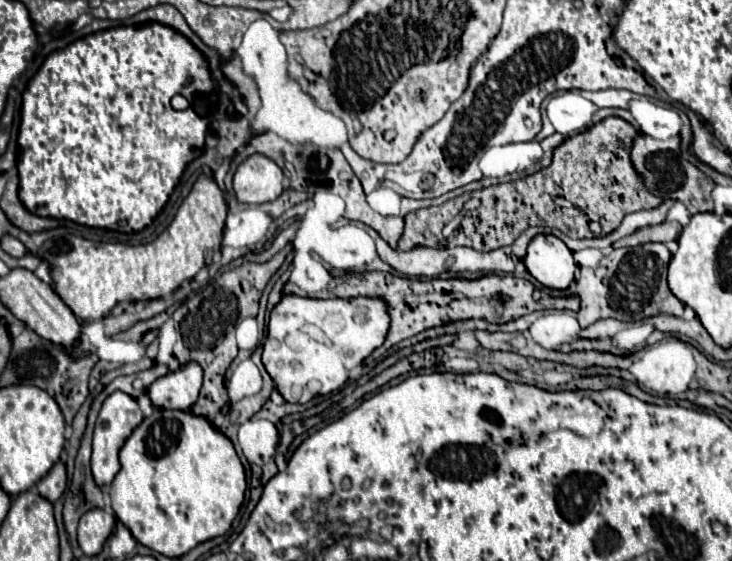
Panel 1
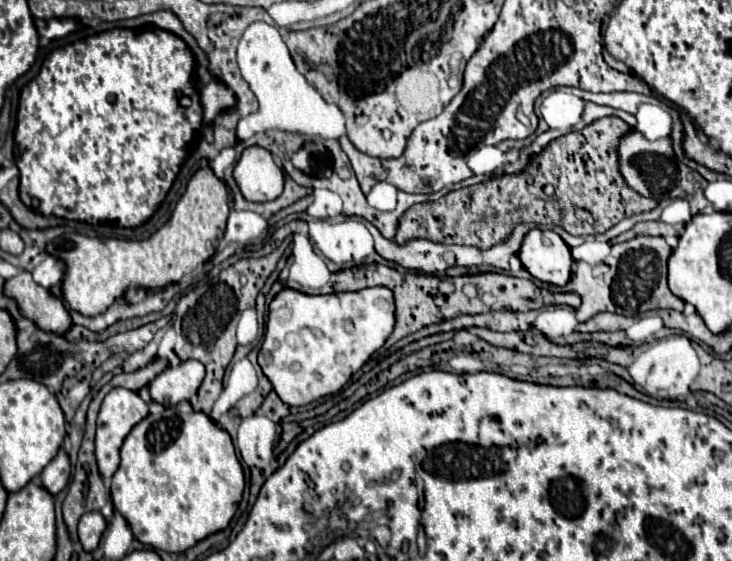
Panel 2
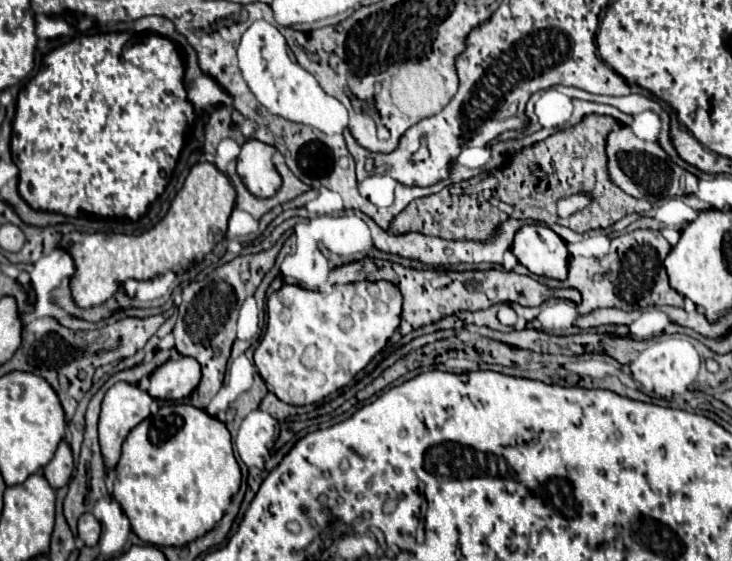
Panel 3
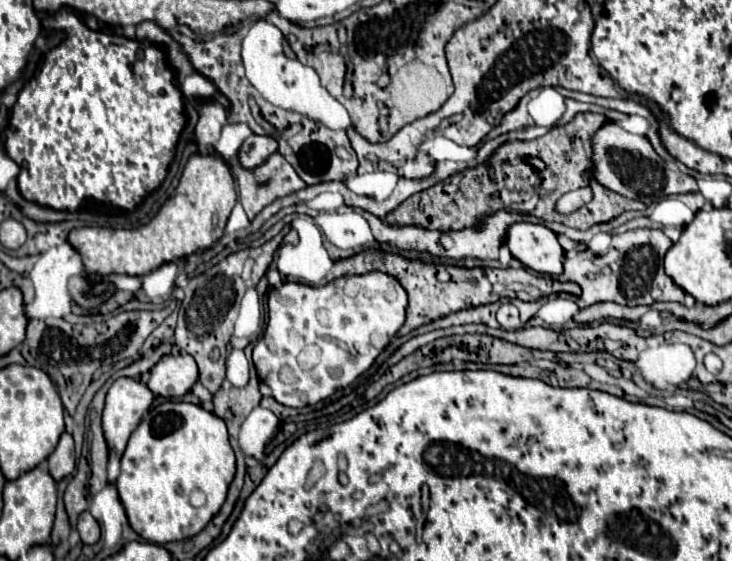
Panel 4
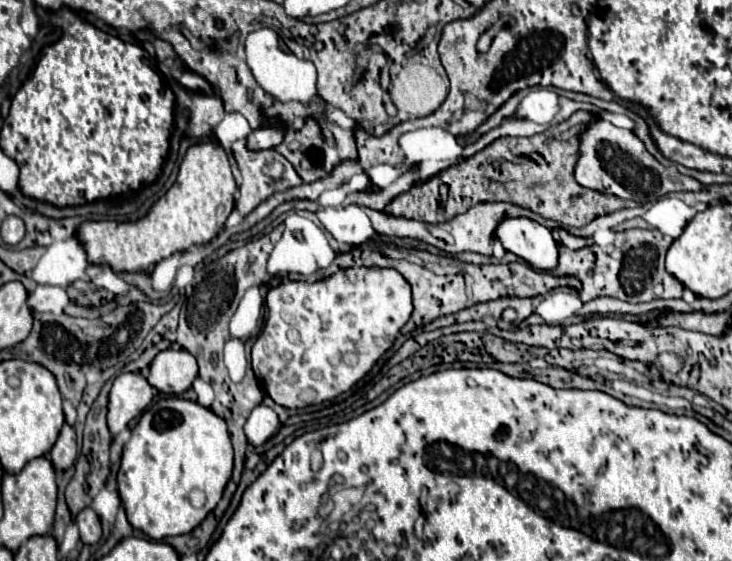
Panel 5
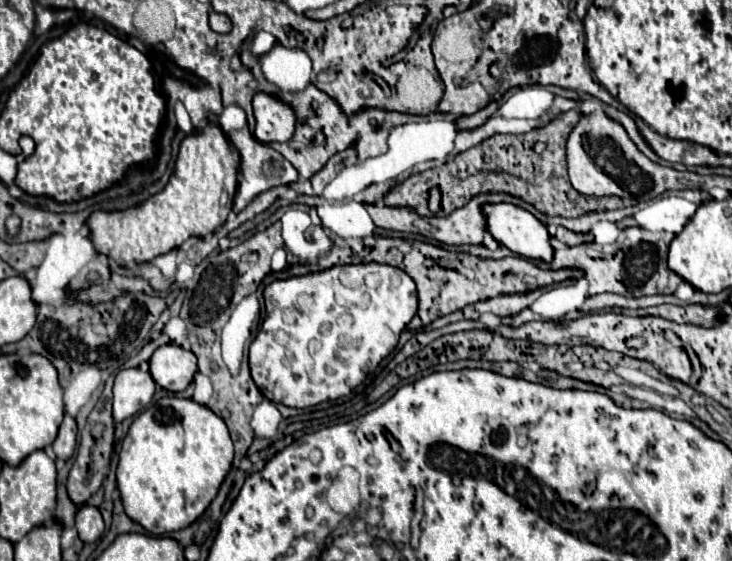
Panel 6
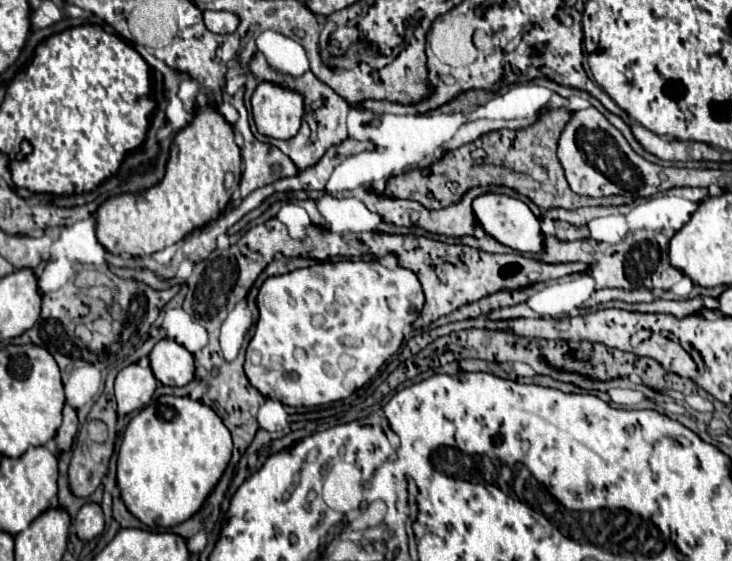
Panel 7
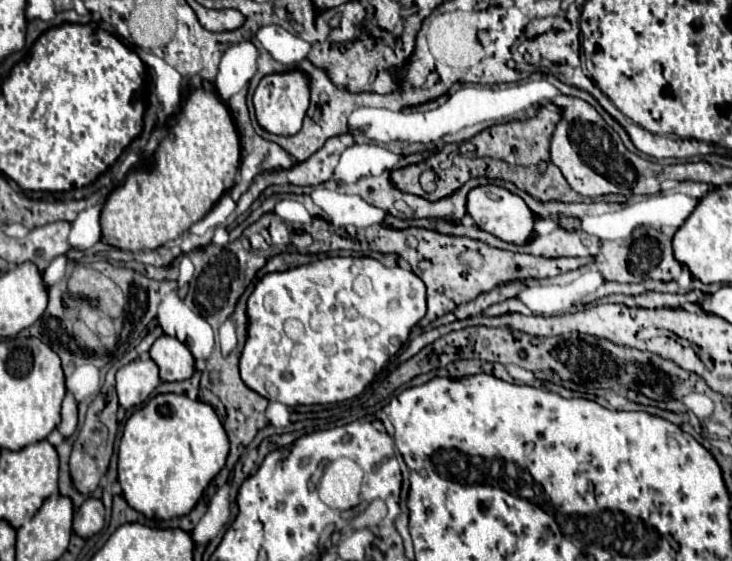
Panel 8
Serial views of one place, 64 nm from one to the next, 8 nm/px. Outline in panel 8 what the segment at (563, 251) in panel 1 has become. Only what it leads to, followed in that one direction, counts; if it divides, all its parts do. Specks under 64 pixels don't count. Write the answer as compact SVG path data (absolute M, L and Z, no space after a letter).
M486 184L486 186L476 186L468 192L468 202L466 202L468 214L476 222L478 228L514 244L522 244L532 236L532 224L534 224L534 214L526 206L526 202L518 196L512 194L510 190L496 186L496 184Z

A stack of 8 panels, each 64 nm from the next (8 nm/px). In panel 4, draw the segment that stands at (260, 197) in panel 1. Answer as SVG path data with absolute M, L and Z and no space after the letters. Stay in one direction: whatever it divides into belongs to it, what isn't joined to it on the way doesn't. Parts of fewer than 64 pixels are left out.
M252 134L252 136L248 136L244 140L238 158L240 158L240 164L244 168L254 168L254 166L262 164L276 150L278 150L278 142L276 140L270 140L270 136Z

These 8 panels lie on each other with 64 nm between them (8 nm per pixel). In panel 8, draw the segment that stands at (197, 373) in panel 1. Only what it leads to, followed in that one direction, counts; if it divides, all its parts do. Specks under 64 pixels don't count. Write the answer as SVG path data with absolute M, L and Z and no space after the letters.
M162 334L150 348L152 360L160 368L160 378L166 382L186 380L194 374L192 352L174 336Z

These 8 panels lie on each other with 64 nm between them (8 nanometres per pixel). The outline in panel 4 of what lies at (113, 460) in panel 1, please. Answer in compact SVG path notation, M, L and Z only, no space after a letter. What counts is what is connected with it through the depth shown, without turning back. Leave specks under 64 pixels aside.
M124 376L110 386L106 396L106 408L102 414L102 426L112 452L122 456L132 430L148 412L152 400L154 394L140 380Z

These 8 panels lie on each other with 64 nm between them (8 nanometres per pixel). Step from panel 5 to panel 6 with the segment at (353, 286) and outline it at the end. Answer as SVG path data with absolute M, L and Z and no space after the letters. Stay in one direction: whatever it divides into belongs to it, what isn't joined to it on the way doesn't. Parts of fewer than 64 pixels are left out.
M378 262L332 266L286 280L274 280L264 288L266 318L250 344L250 374L260 392L290 408L308 408L350 394L394 352L400 332L418 312L414 280L402 270Z

